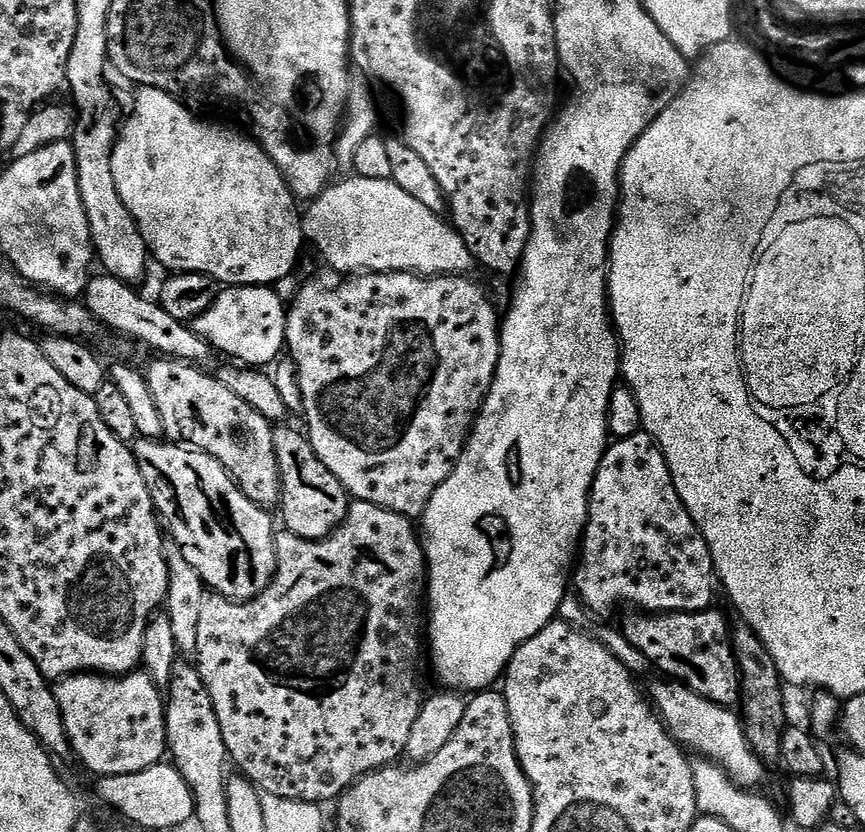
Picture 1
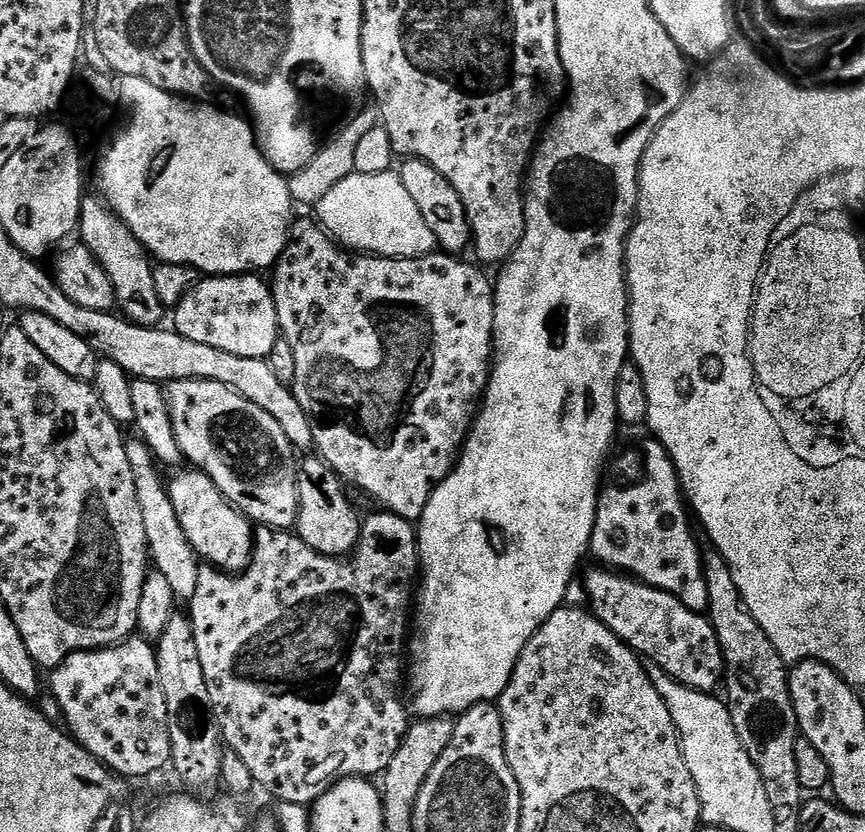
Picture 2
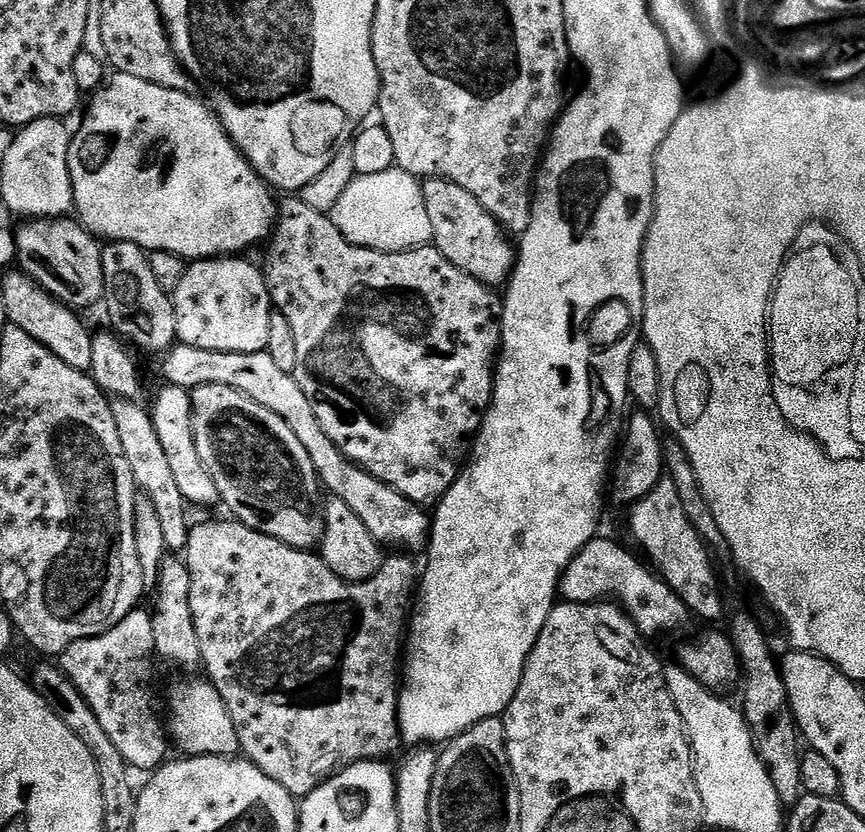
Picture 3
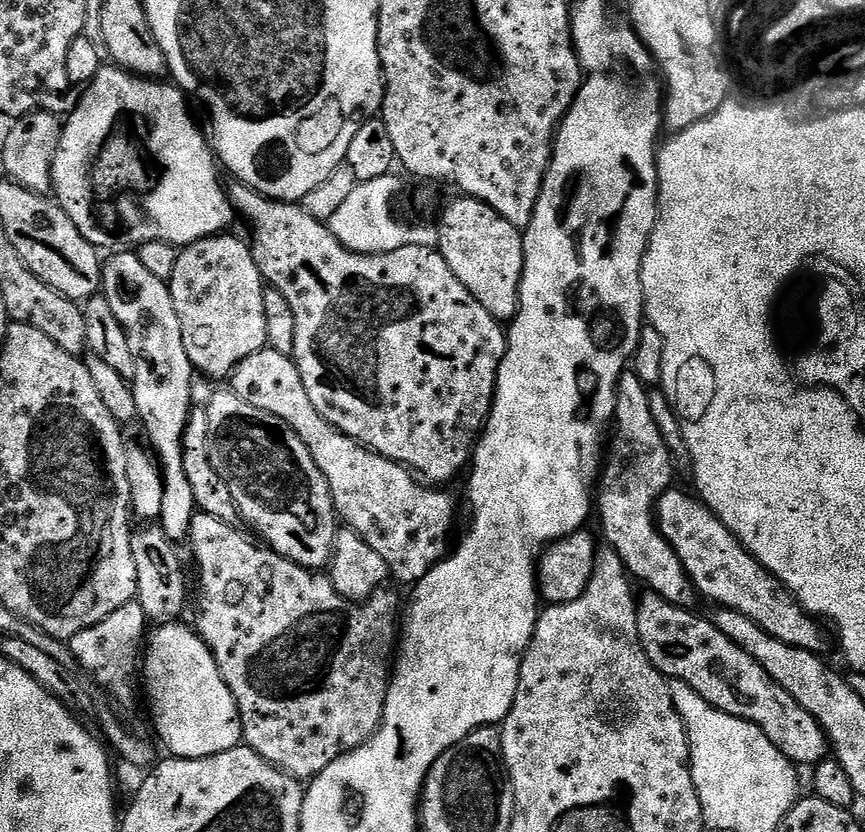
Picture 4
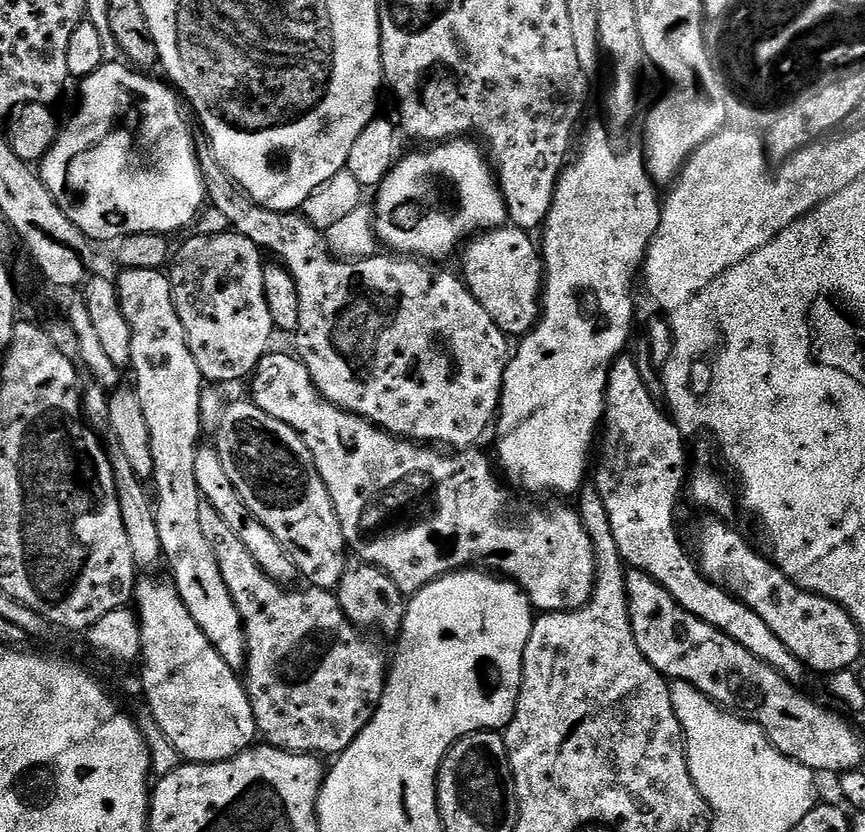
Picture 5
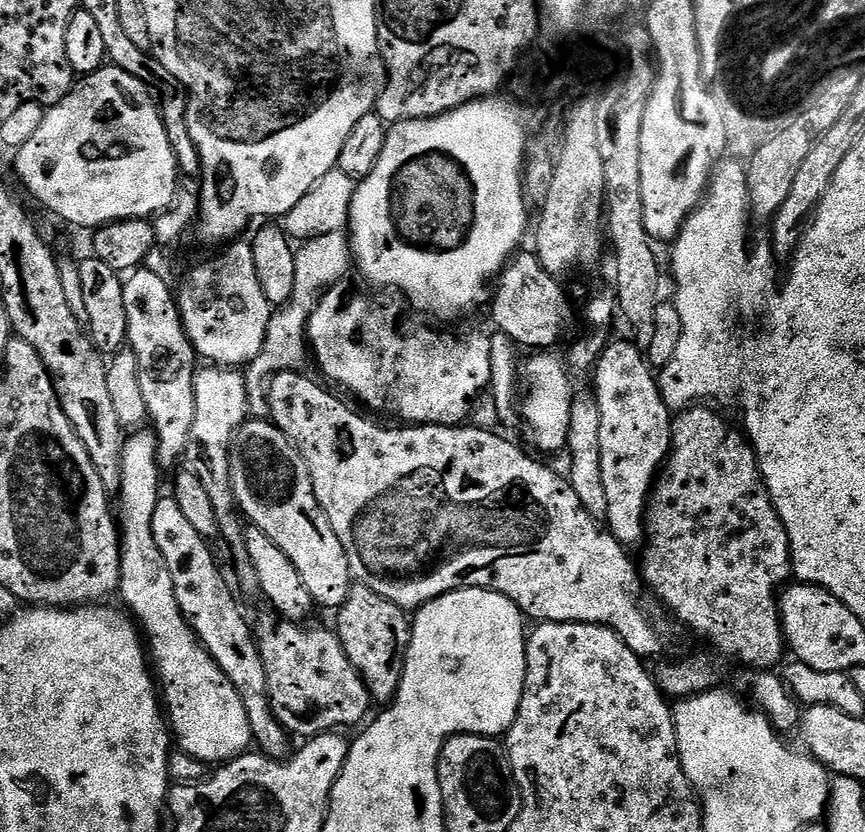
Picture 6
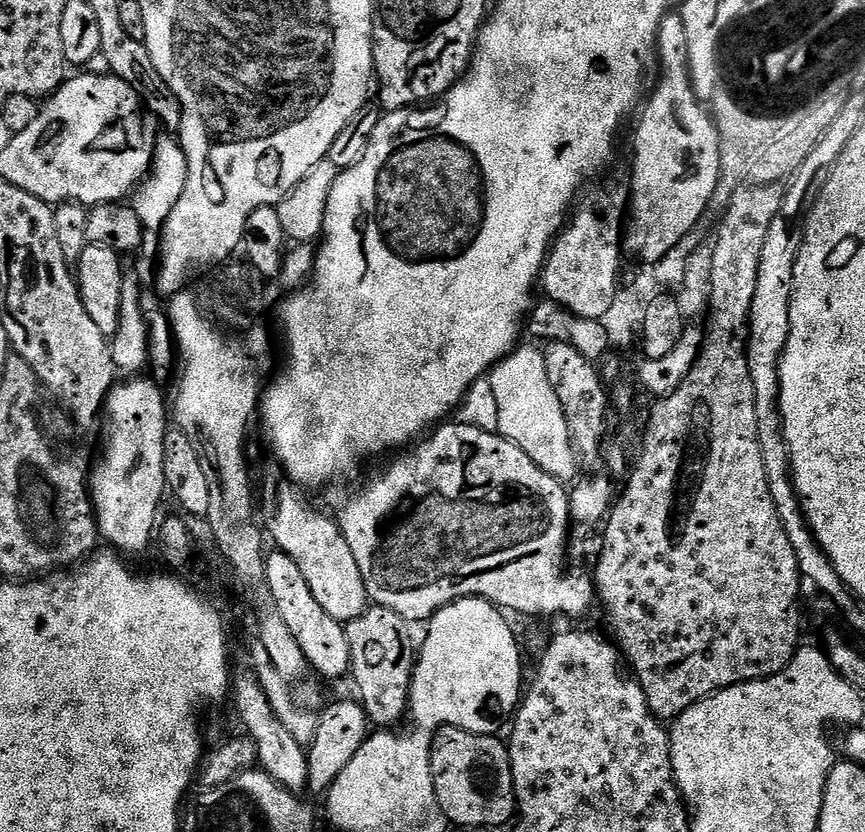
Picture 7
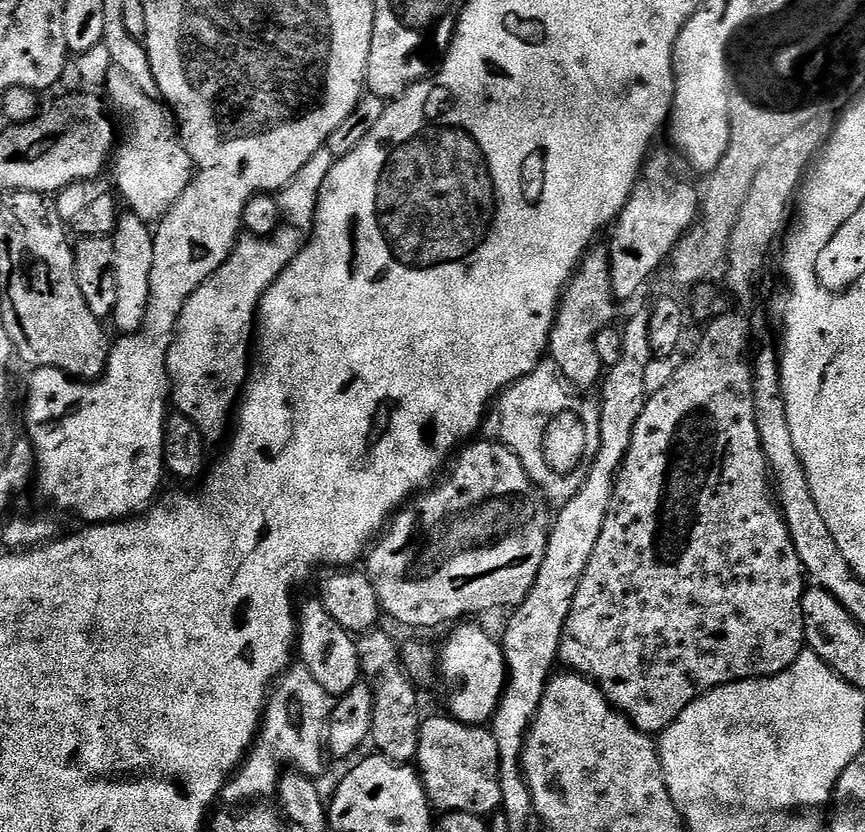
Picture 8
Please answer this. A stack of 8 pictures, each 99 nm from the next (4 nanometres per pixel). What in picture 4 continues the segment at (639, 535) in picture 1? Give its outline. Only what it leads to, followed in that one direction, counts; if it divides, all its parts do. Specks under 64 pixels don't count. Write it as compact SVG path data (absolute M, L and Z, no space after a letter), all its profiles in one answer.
M669 488L656 503L656 528L680 559L697 593L703 599L705 596L713 600L713 605L729 608L750 618L768 636L778 638L778 642L786 646L824 654L828 648L825 625L805 612L804 607L784 589L780 580L769 574L744 549L740 539L704 503L696 498L691 500L678 488Z

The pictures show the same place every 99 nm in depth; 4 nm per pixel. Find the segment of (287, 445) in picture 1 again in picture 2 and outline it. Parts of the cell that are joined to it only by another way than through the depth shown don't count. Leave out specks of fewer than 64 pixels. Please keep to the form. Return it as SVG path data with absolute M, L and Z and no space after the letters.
M308 454L299 461L296 470L296 485L298 486L298 518L294 525L295 535L299 536L310 550L323 556L347 557L355 552L360 542L361 513L352 509L348 501L345 485L338 479L335 470L325 464L319 455Z

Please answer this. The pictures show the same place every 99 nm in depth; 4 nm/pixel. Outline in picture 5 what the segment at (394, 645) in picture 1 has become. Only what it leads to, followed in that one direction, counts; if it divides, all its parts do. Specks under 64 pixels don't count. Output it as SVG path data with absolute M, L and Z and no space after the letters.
M201 503L198 510L198 518L202 522L202 534L206 534L206 542L210 542L210 550L214 550L214 558L218 558L218 570L222 570L222 582L226 582L226 590L230 590L230 598L234 600L234 606L238 608L238 614L246 634L248 662L243 669L242 679L254 710L254 722L256 723L257 733L263 739L265 736L268 739L265 741L271 747L280 748L283 752L298 752L321 758L327 758L327 756L335 758L339 756L358 738L358 734L362 734L362 730L366 730L366 726L371 722L378 710L378 702L384 693L384 681L386 679L386 660L384 664L384 656L380 653L379 646L371 644L364 637L367 635L348 621L339 600L336 599L329 589L308 586L305 587L305 592L292 592L285 585L280 584L274 578L270 578L262 570L262 566L258 566L258 562L254 562L250 550L246 550L246 546L242 546L242 541L239 540L238 534L234 534L234 530L230 530L230 526L226 526L226 522L218 515L218 510L214 510L214 506Z

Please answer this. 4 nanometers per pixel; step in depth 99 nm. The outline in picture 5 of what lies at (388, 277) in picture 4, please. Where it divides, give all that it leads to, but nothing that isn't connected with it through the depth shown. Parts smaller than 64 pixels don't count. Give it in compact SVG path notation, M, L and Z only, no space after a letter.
M207 142L196 144L194 153L196 165L204 180L207 203L213 204L220 211L221 218L228 223L225 225L230 226L231 231L250 238L250 242L254 242L260 249L266 250L267 255L269 252L272 255L269 257L275 258L283 264L287 272L294 278L294 286L298 286L298 326L294 333L297 350L295 349L295 351L298 353L299 359L304 361L306 370L321 396L330 401L335 408L341 408L344 412L361 416L363 420L370 421L371 424L383 428L384 431L390 432L394 436L413 442L423 442L428 446L443 446L448 450L475 449L479 445L476 443L483 438L484 431L487 428L489 431L500 406L500 395L504 389L504 369L507 368L510 359L510 347L508 348L510 340L494 322L494 318L490 318L490 314L486 314L486 310L482 310L482 302L478 302L478 298L474 298L474 294L470 294L463 279L457 273L455 276L452 272L443 272L440 269L443 267L433 266L423 259L409 258L399 254L384 254L388 256L377 254L362 260L339 259L328 251L322 243L321 233L308 220L305 220L299 211L275 212L269 208L261 207L260 204L255 204L249 196L244 195L222 170L218 158L214 158L212 148Z

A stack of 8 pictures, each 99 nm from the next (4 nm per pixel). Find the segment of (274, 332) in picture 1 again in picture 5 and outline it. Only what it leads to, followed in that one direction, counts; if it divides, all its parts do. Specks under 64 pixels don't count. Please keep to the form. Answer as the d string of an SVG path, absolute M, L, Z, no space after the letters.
M231 230L213 236L192 236L180 249L175 249L166 275L172 287L172 301L178 310L190 354L198 362L198 370L205 381L228 384L231 380L251 377L258 362L269 351L274 329L270 306L266 306L266 290L262 290L265 261L260 260L262 249L250 238Z

